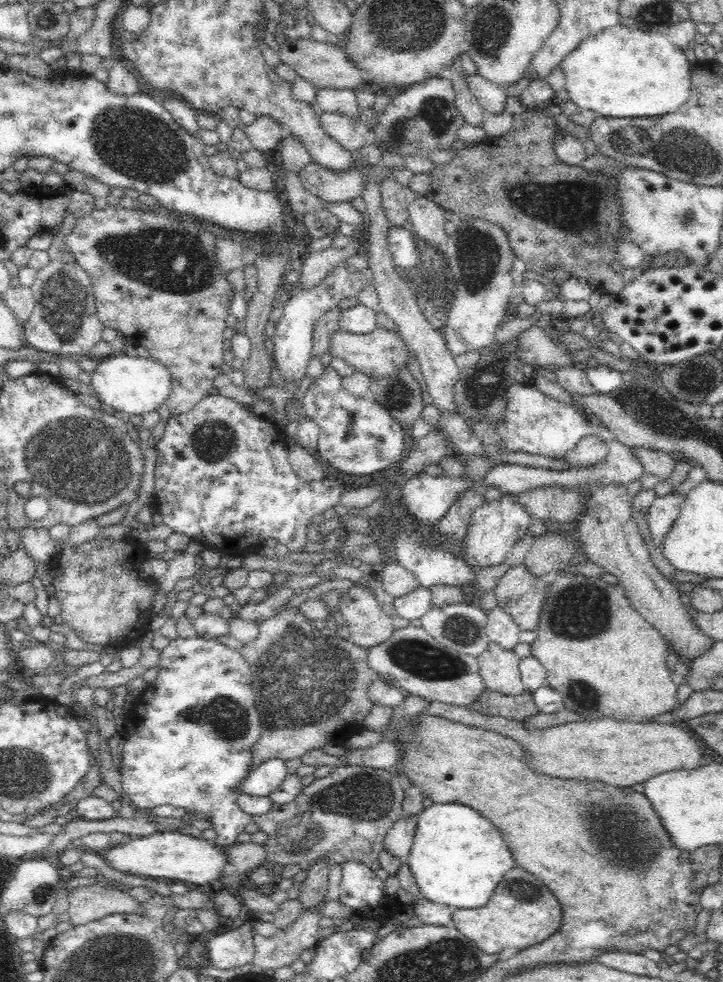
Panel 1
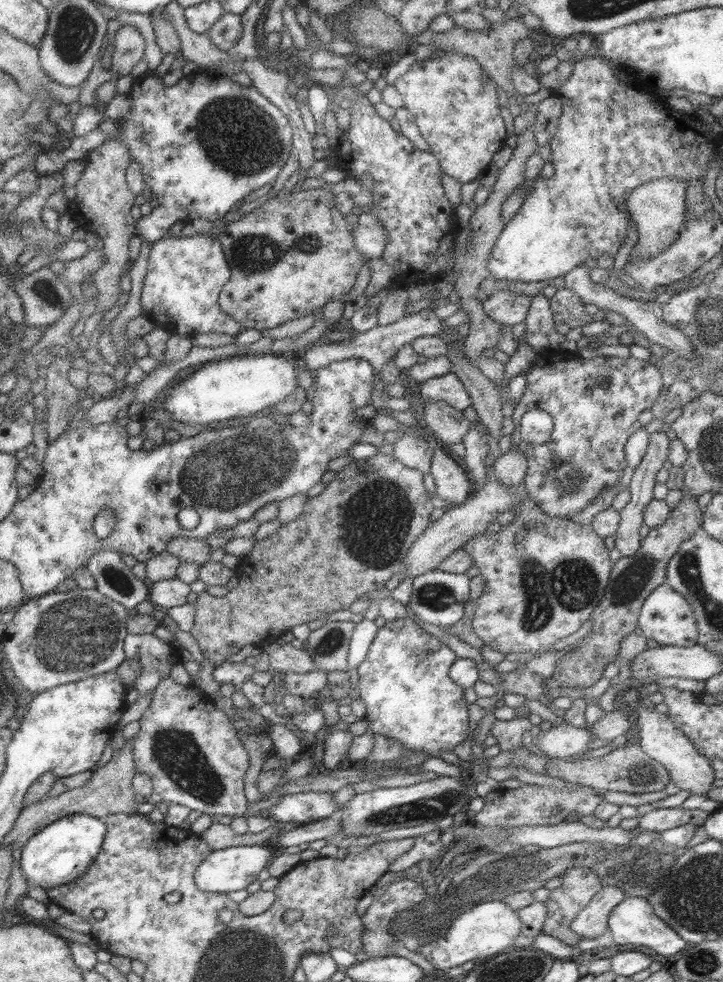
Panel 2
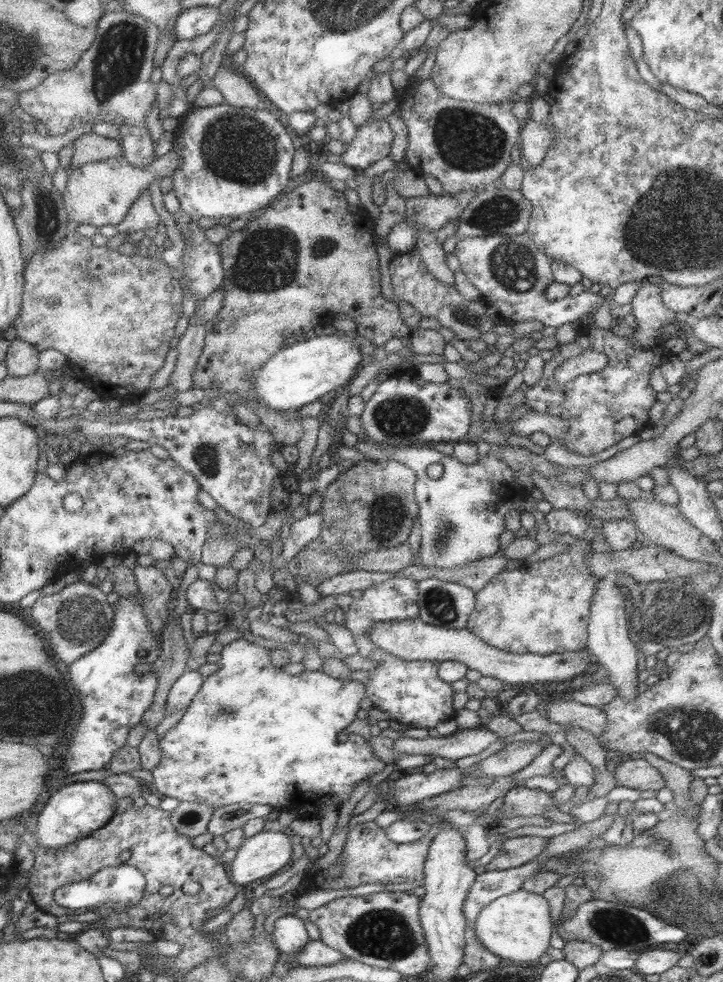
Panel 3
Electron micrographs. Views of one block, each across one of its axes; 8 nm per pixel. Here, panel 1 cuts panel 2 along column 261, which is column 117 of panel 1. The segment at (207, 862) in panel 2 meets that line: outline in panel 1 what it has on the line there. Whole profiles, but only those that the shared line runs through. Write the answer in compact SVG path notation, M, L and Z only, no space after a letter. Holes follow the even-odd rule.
M158 831L150 836L128 838L126 843L114 845L101 854L109 866L124 873L152 879L168 878L191 887L207 883L215 885L229 868L228 853L222 845L177 831Z

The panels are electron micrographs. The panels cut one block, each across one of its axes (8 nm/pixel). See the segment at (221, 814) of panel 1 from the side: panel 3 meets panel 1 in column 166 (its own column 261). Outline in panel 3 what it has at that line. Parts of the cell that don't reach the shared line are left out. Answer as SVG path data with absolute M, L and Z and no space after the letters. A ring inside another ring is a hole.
M247 636L239 637L223 645L216 664L217 670L202 679L191 702L185 707L185 711L176 725L169 728L163 734L163 737L158 740L160 759L159 763L150 772L153 777L153 788L157 790L159 797L170 796L179 802L199 803L211 807L211 809L241 802L261 804L271 806L273 810L277 811L293 810L297 819L315 818L319 820L319 815L321 815L321 811L323 811L323 807L329 802L329 799L337 799L335 807L339 809L361 780L379 774L387 765L373 752L370 742L365 741L361 736L348 733L346 736L339 738L339 734L353 722L353 719L356 718L355 712L360 709L360 700L365 697L363 683L355 680L333 678L321 670L303 670L297 675L287 675L283 673L281 667L271 664L269 648L251 643Z

